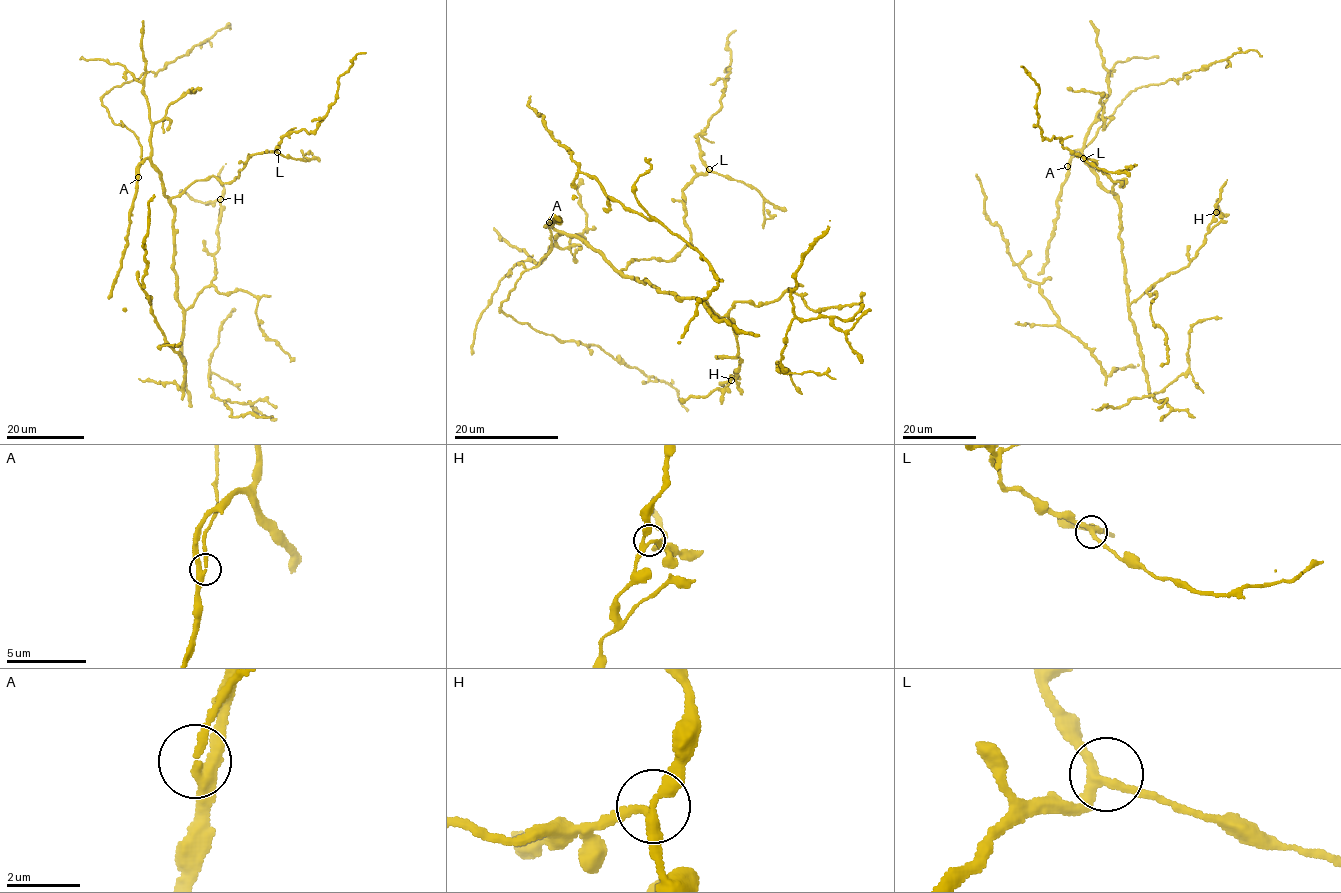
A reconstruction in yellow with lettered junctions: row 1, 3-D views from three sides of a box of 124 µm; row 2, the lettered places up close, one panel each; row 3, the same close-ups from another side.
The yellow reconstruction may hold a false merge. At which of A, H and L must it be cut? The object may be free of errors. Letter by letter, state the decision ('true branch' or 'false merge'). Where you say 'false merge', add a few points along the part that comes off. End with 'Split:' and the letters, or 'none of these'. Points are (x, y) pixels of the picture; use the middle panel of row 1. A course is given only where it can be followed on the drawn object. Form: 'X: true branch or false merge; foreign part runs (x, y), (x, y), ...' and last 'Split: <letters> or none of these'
A: false merge; foreign part runs (549, 222), (548, 254), (515, 282), (500, 308), (504, 314), (563, 341), (598, 345), (667, 382), (687, 411)
H: true branch
L: true branch
Split: A

